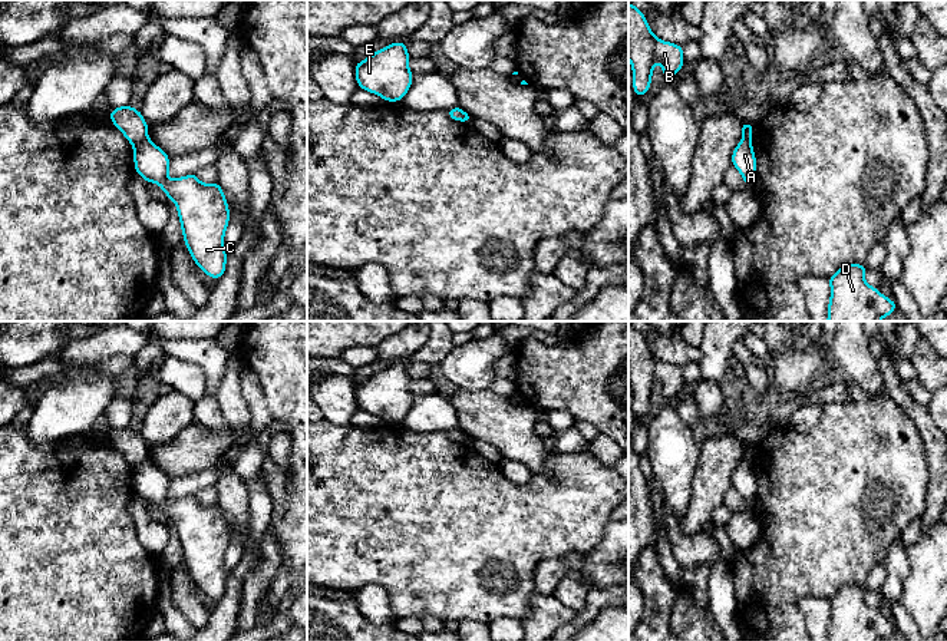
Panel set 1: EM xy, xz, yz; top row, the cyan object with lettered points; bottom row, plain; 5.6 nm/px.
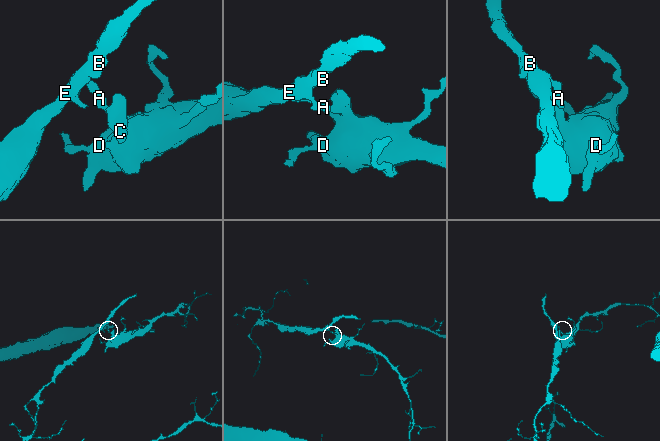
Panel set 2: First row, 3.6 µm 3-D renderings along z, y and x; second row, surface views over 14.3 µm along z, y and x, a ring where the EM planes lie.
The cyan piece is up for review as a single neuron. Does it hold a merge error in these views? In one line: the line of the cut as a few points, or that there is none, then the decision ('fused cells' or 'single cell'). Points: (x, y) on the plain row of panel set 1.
xy (147, 458), (134, 466) | fused cells

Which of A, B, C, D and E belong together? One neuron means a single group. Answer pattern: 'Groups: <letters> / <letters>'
Groups: A C D / B E

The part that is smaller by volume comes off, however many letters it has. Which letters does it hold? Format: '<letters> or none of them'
B, E

